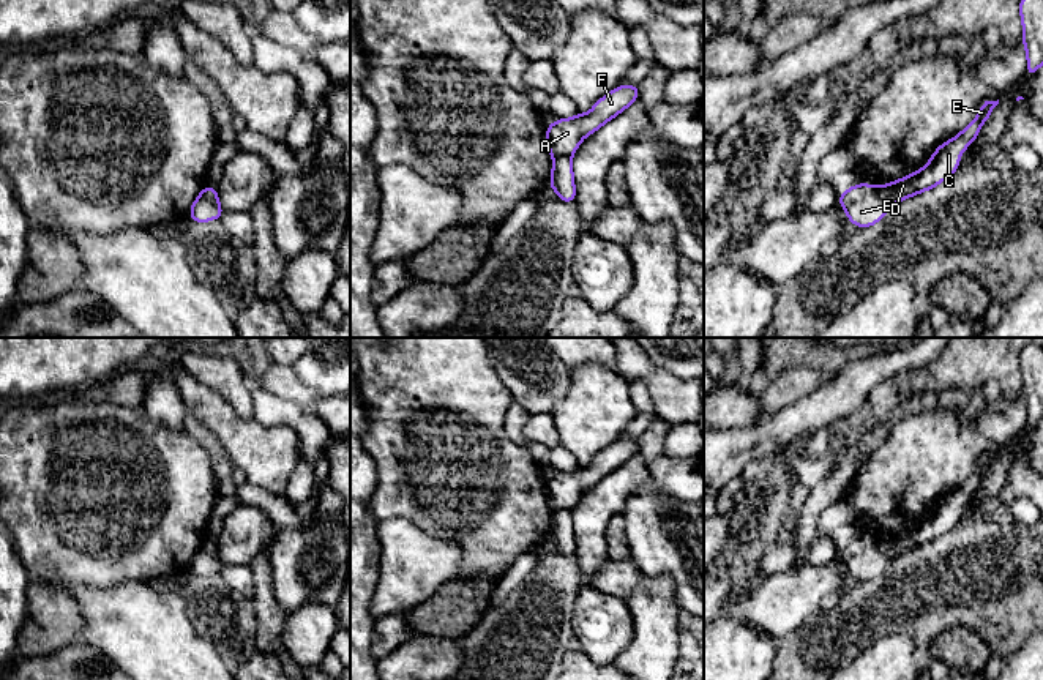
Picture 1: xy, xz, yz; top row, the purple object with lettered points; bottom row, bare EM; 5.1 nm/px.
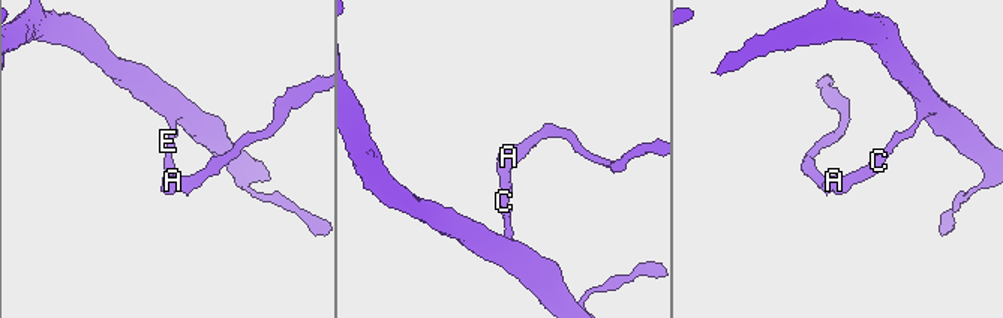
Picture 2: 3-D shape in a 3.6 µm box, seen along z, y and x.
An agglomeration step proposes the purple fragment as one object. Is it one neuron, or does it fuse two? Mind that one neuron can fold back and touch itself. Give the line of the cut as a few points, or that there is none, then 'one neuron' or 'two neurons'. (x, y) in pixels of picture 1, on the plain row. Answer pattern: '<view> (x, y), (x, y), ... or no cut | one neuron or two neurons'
yz (874, 541), (890, 559) | two neurons

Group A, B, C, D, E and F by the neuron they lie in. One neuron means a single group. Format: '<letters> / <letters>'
A B F / C D E

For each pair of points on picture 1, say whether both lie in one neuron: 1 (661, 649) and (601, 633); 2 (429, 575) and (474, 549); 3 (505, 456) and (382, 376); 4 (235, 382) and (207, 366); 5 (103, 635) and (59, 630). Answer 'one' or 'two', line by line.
1: two
2: two
3: one
4: one
5: two

